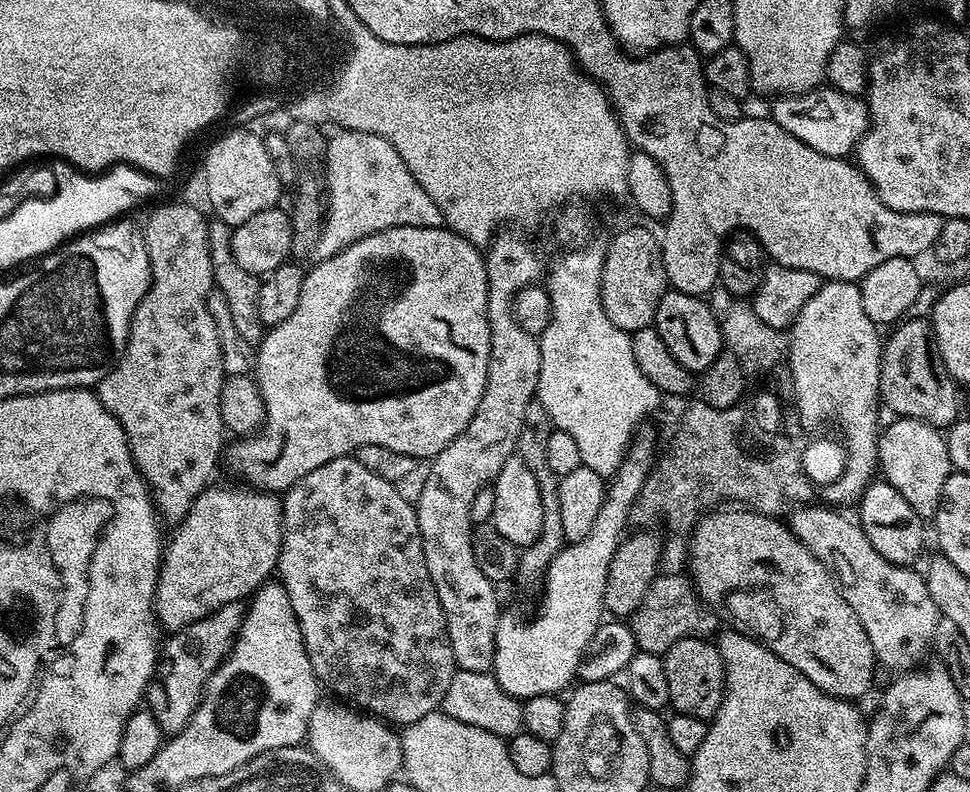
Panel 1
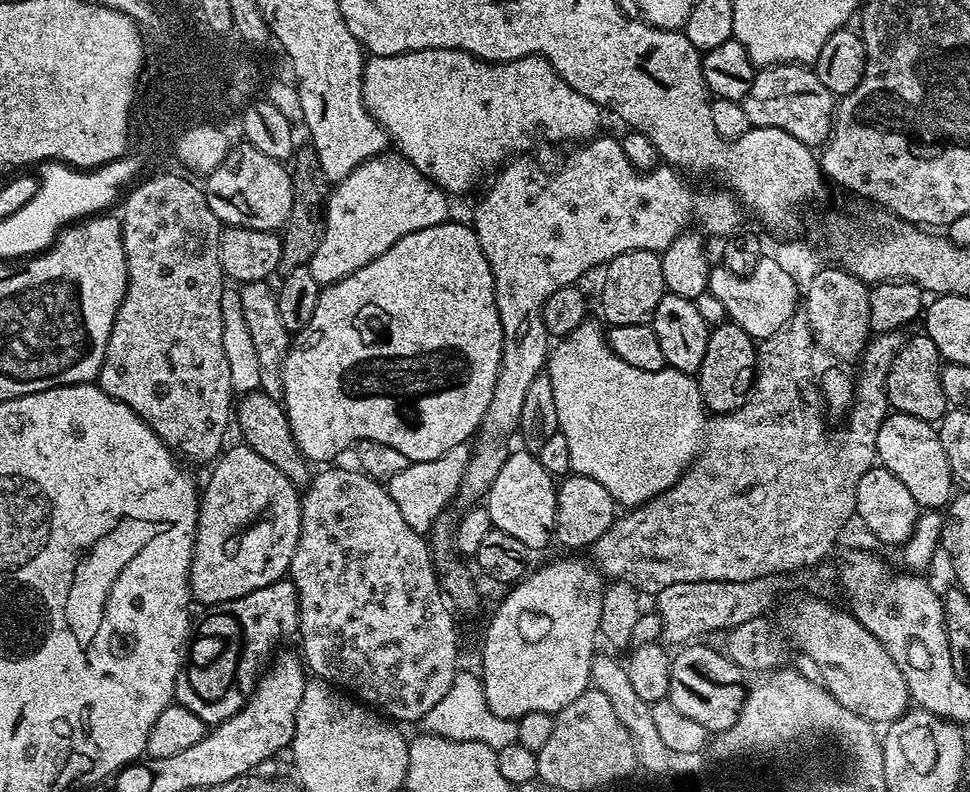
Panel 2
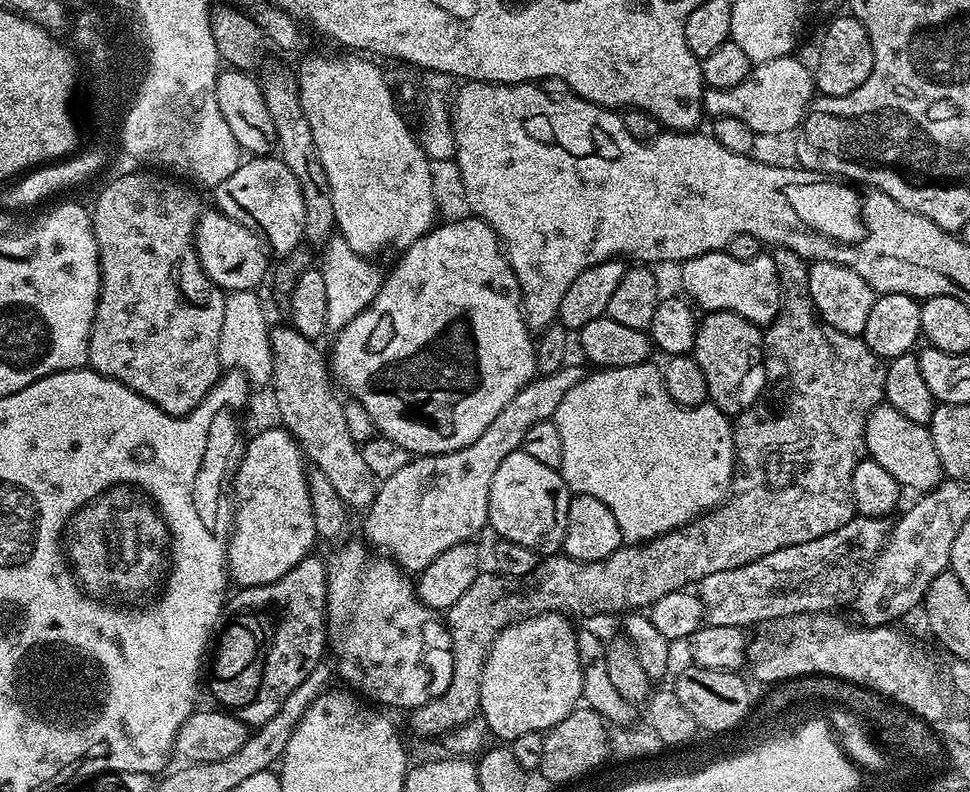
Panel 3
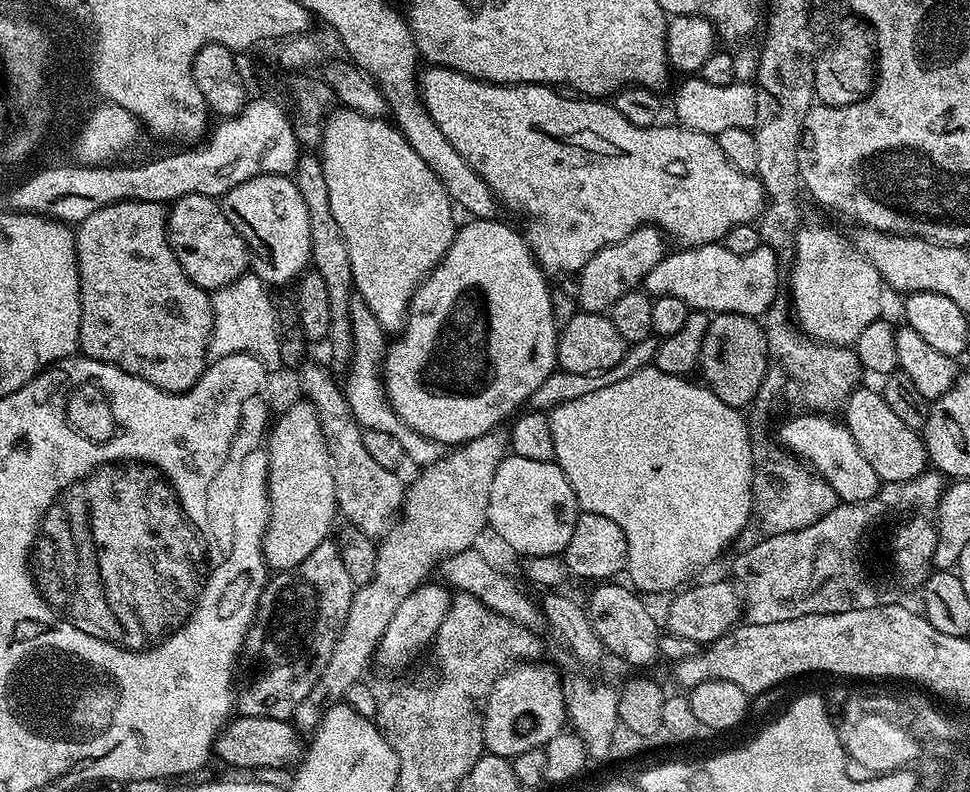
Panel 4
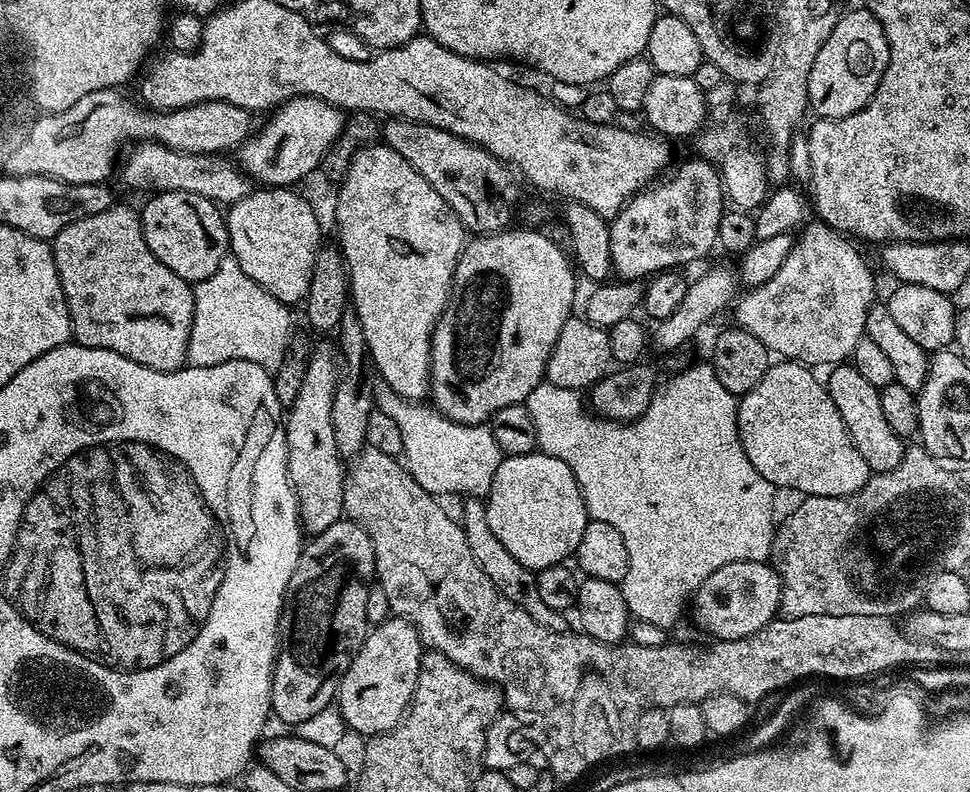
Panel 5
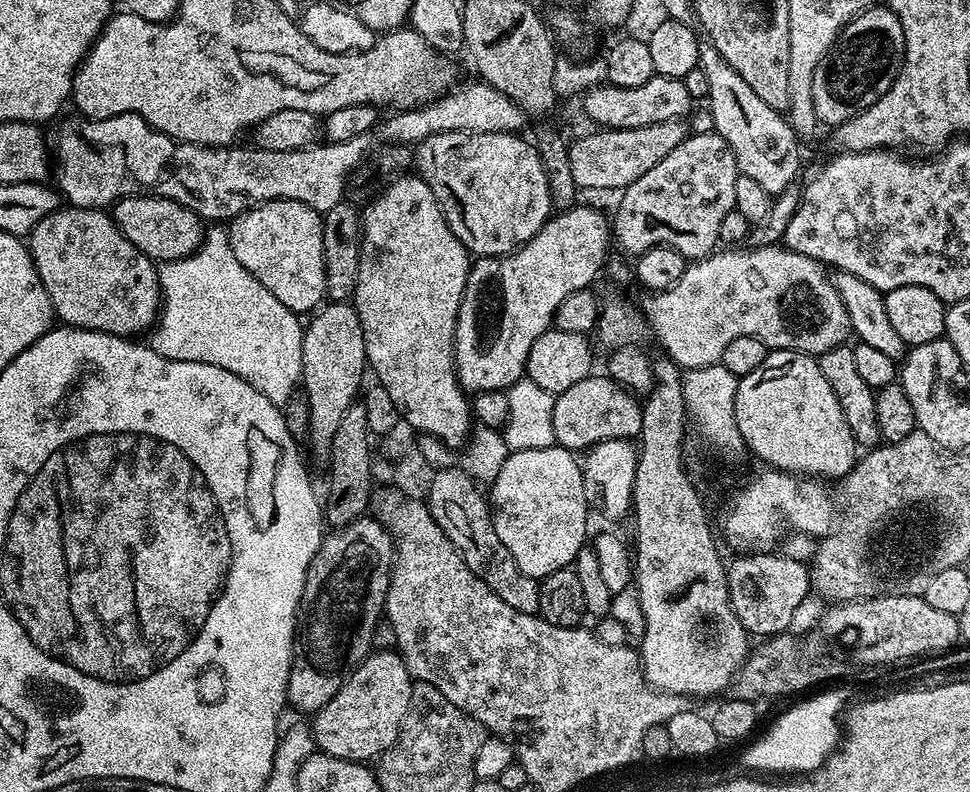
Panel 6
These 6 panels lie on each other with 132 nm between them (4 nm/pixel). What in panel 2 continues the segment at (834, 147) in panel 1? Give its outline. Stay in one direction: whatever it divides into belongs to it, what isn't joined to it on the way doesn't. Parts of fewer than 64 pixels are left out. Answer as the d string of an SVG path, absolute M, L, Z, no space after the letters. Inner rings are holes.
M774 64L757 71L754 86L743 100L746 118L754 128L777 128L794 134L798 142L816 150L827 141L832 132L834 119L834 97L822 82L818 82L815 71L803 64Z

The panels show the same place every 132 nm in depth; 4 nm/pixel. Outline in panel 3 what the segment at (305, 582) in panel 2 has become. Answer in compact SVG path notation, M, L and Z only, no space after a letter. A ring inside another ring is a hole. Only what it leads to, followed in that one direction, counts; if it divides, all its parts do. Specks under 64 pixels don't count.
M352 540L332 556L328 569L328 644L336 655L335 671L353 693L373 705L421 708L442 695L452 681L452 639L437 609L426 606L416 593L413 577L395 560L368 556L367 543Z

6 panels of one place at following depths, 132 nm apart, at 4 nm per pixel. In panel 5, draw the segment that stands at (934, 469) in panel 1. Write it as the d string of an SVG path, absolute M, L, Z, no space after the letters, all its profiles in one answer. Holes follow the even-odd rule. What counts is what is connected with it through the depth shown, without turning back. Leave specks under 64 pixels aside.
M851 362L835 365L832 372L826 376L826 387L834 406L838 406L838 414L842 414L842 422L846 422L846 430L858 450L862 459L866 462L869 473L889 472L898 466L898 462L904 460L905 441L890 425L886 423L886 417L882 415L882 402L880 401L880 389L870 386L862 374Z

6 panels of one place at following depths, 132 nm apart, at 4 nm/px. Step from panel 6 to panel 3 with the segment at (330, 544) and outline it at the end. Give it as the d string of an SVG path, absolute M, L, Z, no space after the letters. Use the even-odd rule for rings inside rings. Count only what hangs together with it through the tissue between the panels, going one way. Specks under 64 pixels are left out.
M309 554L303 560L292 567L289 572L282 574L282 578L278 578L273 584L263 584L257 588L240 588L237 596L227 601L227 615L232 615L232 621L228 625L223 625L224 633L220 636L220 645L216 648L216 657L212 660L212 681L209 682L208 688L212 691L212 696L217 700L221 709L227 710L232 715L239 718L244 724L249 726L262 726L266 722L270 722L270 718L274 718L274 714L278 714L278 706L282 706L282 702L286 702L286 694L290 694L290 690L295 690L301 682L306 682L306 678L310 674L310 670L314 670L314 666L318 666L325 659L326 645L328 644L328 569L325 561L320 561L316 554Z

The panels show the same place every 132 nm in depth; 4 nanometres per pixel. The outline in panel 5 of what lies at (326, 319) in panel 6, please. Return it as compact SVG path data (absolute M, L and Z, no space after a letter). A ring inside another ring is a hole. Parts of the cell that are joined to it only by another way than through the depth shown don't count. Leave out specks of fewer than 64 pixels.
M316 344L312 360L306 366L306 375L298 390L298 398L294 398L291 408L287 409L283 421L286 442L288 443L288 476L292 480L292 488L296 499L300 501L300 518L305 533L315 534L334 526L344 516L344 485L346 483L346 464L340 459L338 446L334 442L334 421L330 418L330 410L334 410L334 394L336 382L340 379L338 352L328 344Z

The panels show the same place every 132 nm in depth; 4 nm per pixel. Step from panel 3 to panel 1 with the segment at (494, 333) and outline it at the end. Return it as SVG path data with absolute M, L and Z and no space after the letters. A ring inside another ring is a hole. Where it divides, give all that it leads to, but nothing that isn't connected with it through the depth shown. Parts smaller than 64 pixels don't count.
M398 226L390 230L382 230L346 246L334 258L317 260L304 273L302 282L302 298L298 298L298 307L286 322L276 324L267 329L264 341L254 352L254 379L264 403L264 422L259 432L243 438L236 438L227 445L222 457L223 463L236 476L241 476L247 487L262 492L283 494L294 487L310 470L318 470L318 466L326 466L339 456L355 453L357 448L366 446L386 446L389 450L398 450L398 454L406 454L417 458L431 458L462 430L474 418L474 410L478 410L478 402L482 402L482 394L486 390L486 374L490 366L490 326L486 318L486 298L488 297L488 275L484 265L486 256L477 245L453 232L447 226L426 228L423 226Z

